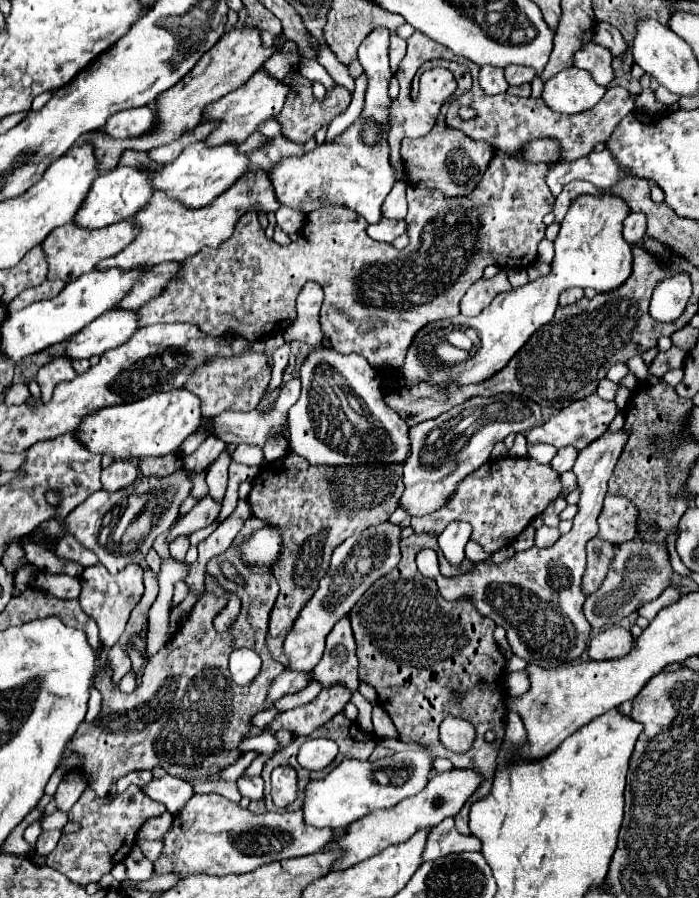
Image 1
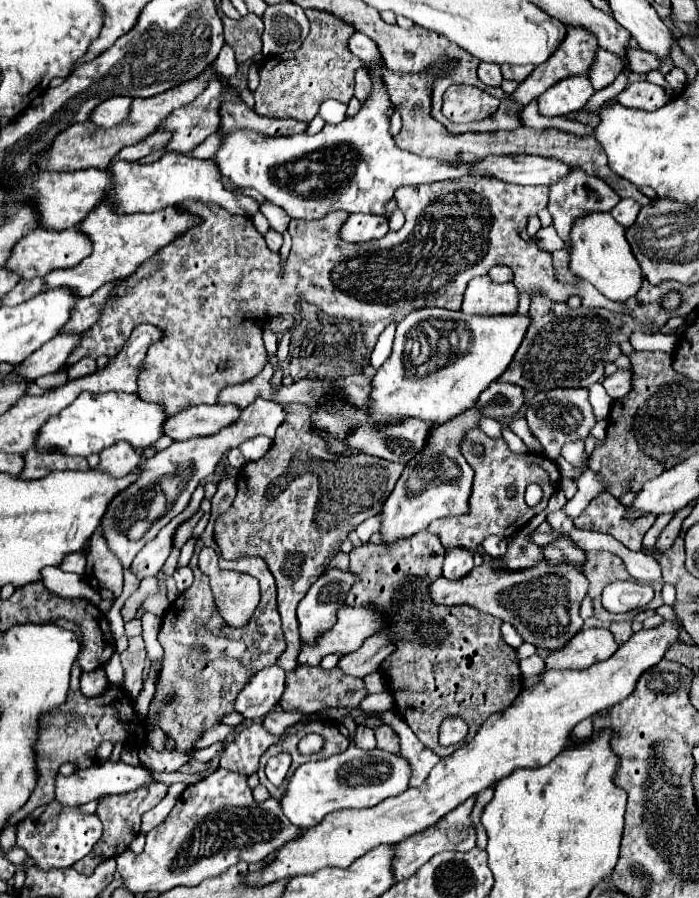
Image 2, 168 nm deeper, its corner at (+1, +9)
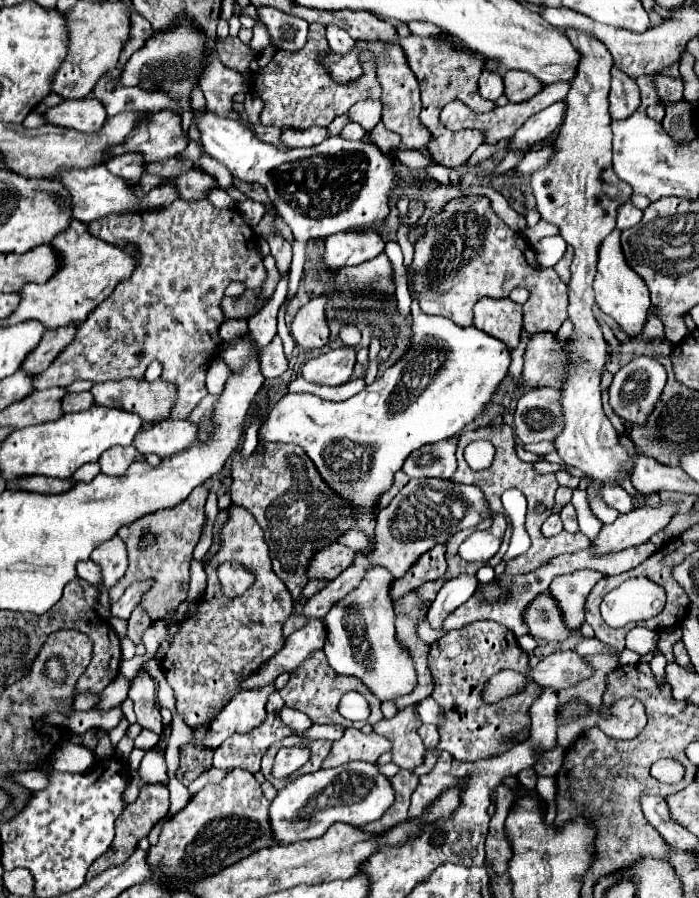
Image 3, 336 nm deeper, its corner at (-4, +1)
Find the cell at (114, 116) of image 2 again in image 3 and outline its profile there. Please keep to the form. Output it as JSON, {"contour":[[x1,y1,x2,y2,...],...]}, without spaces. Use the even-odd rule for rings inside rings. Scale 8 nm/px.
{"contour":[[91,96,81,100,63,100,61,104,43,112,45,124,73,128,79,132,97,132,103,126,105,118,107,114,103,104,99,104,99,100,93,100]]}

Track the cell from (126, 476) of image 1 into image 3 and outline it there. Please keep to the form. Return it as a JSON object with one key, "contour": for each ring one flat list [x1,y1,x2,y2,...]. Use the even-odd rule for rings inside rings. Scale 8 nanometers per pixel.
{"contour":[[113,446,99,458,99,466,103,474,119,476,123,474,131,462,141,462,143,456,131,446]]}

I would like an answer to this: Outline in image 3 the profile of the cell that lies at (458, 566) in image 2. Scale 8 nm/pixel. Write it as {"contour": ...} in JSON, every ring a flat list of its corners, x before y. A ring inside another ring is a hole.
{"contour":[[461,574,453,580,449,580,437,594,435,602,431,604,429,612,427,612,427,620,431,624,433,630,441,630,443,626,443,620,455,610,459,608,463,602,467,602,475,588,477,588,477,578,475,576,469,576,469,574]]}

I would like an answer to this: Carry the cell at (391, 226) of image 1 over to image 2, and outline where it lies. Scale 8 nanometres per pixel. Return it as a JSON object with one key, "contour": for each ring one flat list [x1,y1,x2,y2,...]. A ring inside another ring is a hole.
{"contour":[[350,214,346,224,340,230,342,240,346,242,368,242,386,236,388,218,386,216,362,216]]}

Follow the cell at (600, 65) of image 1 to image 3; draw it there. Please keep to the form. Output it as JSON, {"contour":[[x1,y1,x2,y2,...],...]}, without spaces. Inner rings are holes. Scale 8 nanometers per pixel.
{"contour":[[611,68,611,92,609,92,609,112,613,120,625,120,639,108,639,88,631,76,619,68]]}

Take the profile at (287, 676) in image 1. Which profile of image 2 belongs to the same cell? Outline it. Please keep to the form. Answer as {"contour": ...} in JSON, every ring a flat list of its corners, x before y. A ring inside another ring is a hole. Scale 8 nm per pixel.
{"contour":[[276,664,254,674,236,698,236,712,246,720,264,718,278,704,286,684,286,672]]}

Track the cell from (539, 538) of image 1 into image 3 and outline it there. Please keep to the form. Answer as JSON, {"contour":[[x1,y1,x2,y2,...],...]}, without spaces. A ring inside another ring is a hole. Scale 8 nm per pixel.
{"contour":[[577,570,567,576,557,576,551,582,549,592,559,604,563,612,563,622,567,624,567,628,571,630,581,628,581,624,585,622,585,612,583,612,585,598,591,592,593,584,599,582,601,578,603,576,595,570]]}

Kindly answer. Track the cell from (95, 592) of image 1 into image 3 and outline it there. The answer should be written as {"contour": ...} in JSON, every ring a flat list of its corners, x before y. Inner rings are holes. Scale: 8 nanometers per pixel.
{"contour":[[113,536,91,552,91,560,101,566,105,586,111,588,117,580,123,578,127,570,127,548,119,536]]}

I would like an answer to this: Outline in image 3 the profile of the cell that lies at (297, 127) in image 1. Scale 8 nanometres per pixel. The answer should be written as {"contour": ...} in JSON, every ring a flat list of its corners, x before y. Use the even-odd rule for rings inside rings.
{"contour":[[319,24,319,28,309,26,307,44,301,50,295,52,277,50,275,58,265,68,253,72,249,90,251,94,259,96,265,104,261,112,261,124,291,128,291,130,305,130,311,126,327,128,335,116,345,114,355,102,369,100,369,98,377,100,381,96,381,88,375,76,363,74,355,82,335,84,329,78,329,74,317,64,317,52,327,52,327,50,329,46,325,40,325,26,323,24]]}

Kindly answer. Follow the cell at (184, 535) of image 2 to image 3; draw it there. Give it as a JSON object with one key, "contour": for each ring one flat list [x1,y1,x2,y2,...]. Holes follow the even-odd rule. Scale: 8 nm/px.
{"contour":[[195,488,191,492,191,496,175,506,173,510,163,510,157,512,153,516,145,516,137,522,133,522,131,526,119,528,119,536,123,538,123,542,127,544,129,550,129,568,123,576,123,580,119,580,119,584,115,584,115,588,109,588,109,602,117,602,123,592,127,590,129,584,133,582,141,582,141,580,153,580,153,588,149,588,149,592,143,594,143,600,139,602,147,614,151,614,151,624,159,622,159,620,167,620,171,614,177,612,179,604,185,602,187,598,187,590,189,590,189,564,193,560,193,548,201,538,201,526,205,524,205,500,207,500,207,488],[145,534,155,536,155,544,153,548,139,548,141,540],[167,596,177,598,179,604,177,606,167,606]]}

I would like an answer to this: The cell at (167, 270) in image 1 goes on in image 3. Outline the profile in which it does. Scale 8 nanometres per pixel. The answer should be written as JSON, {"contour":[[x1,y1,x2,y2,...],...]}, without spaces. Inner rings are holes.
{"contour":[[75,324,45,332,43,340,37,344,37,348,31,350,31,356,27,356,27,360,23,362,23,368,35,374,43,372,55,360,55,356,73,340,73,336,75,336]]}

